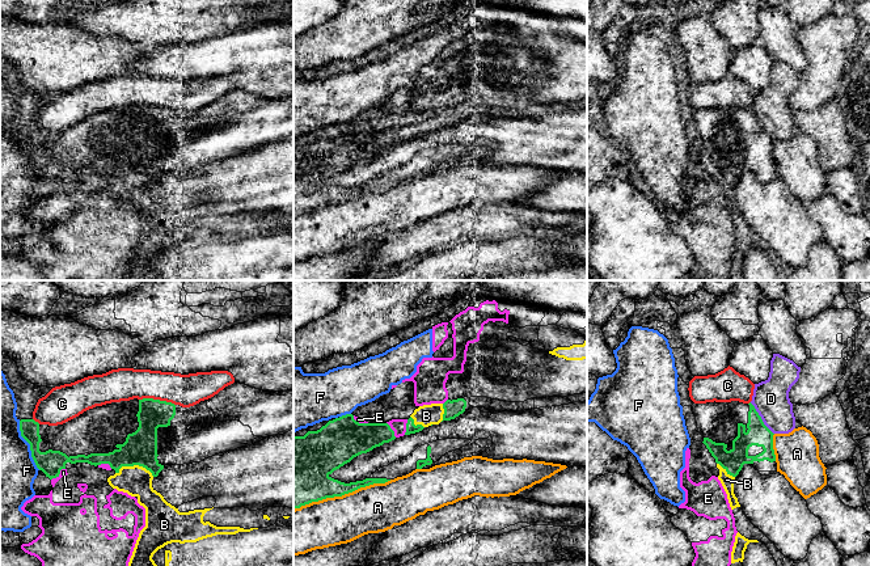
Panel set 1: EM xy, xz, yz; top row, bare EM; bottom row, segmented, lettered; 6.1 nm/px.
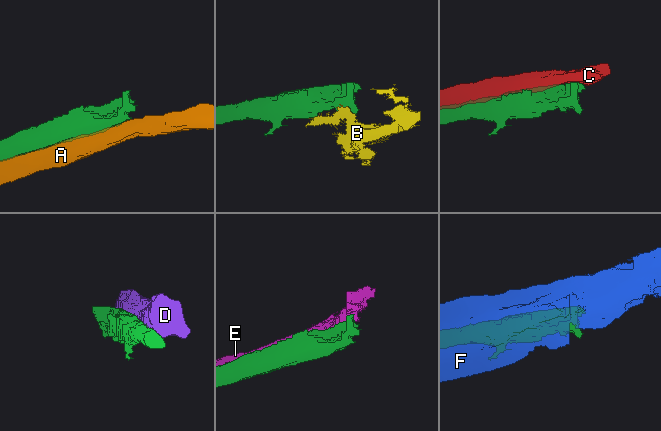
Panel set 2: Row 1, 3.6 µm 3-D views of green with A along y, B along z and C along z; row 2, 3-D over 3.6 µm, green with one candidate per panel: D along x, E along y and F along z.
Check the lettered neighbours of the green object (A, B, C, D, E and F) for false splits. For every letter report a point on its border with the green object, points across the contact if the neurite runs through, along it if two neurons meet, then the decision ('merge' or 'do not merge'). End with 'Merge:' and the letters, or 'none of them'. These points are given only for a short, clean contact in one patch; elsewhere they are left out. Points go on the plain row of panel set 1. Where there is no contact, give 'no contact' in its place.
A: contact xz (342, 201); do not merge
B: contact xy (135, 170); do not merge
C: contact xy (157, 106); do not merge
D: contact yz (760, 125); do not merge
E: contact xy (58, 181); do not merge
F: contact xy (30, 152); do not merge
Merge: none of them

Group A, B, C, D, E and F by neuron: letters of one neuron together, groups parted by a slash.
A / B E / C / D / F

